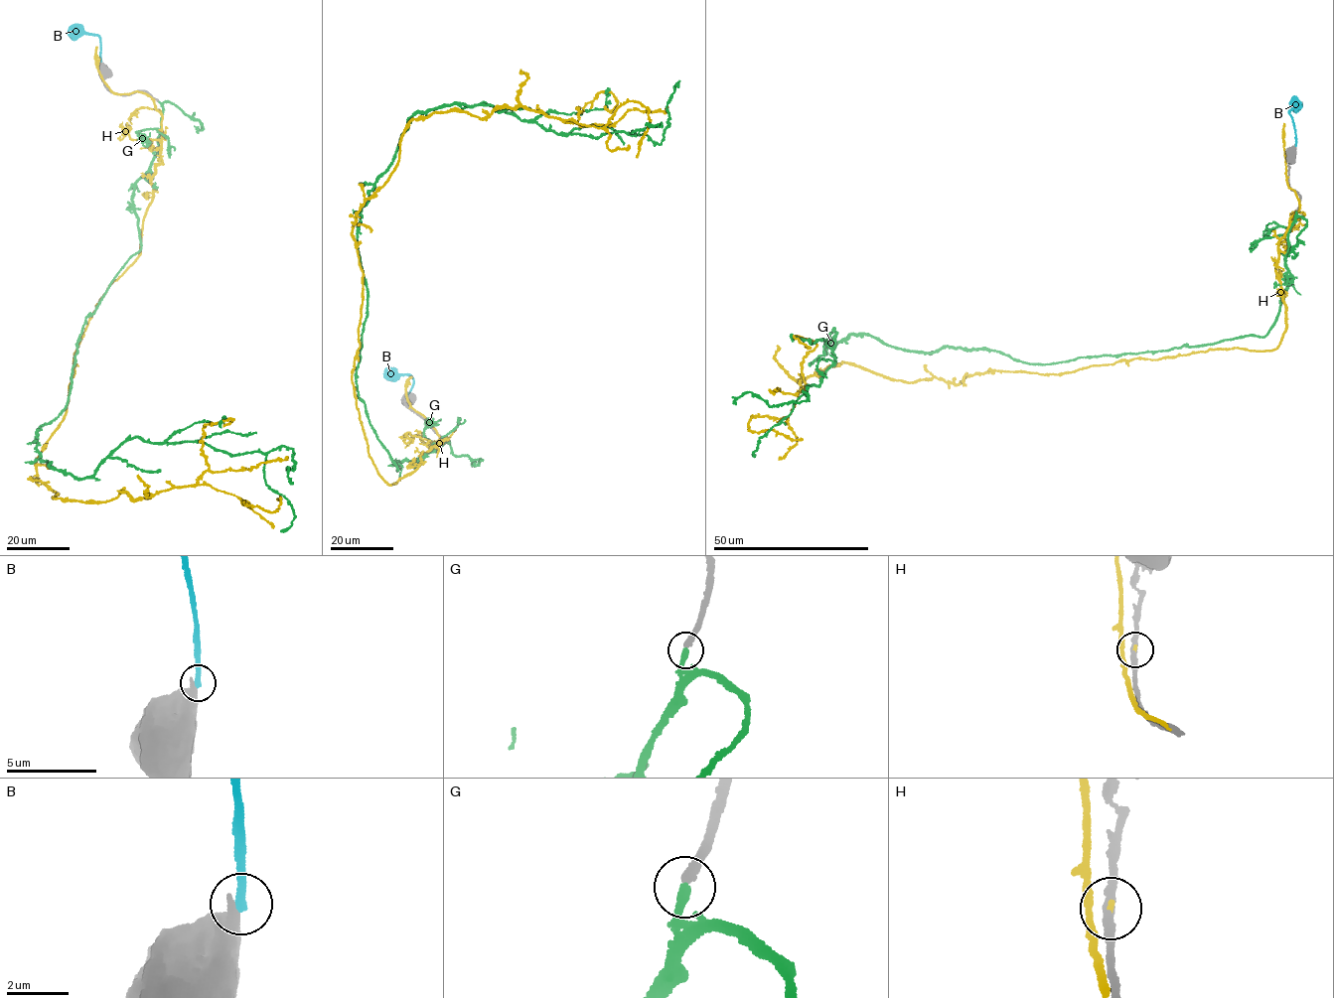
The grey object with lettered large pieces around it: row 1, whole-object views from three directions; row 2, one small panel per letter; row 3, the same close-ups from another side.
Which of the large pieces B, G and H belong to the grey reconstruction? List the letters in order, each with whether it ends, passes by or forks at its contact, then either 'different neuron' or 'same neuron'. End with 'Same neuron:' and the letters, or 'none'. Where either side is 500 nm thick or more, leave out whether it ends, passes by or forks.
B: different neuron
G: it ends; same neuron
H: it passes by; different neuron
Same neuron: G

